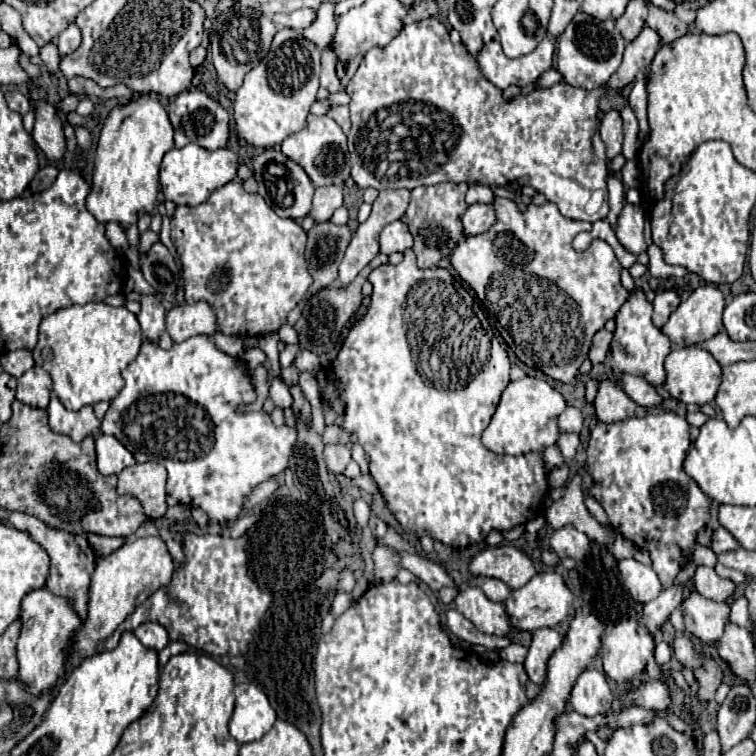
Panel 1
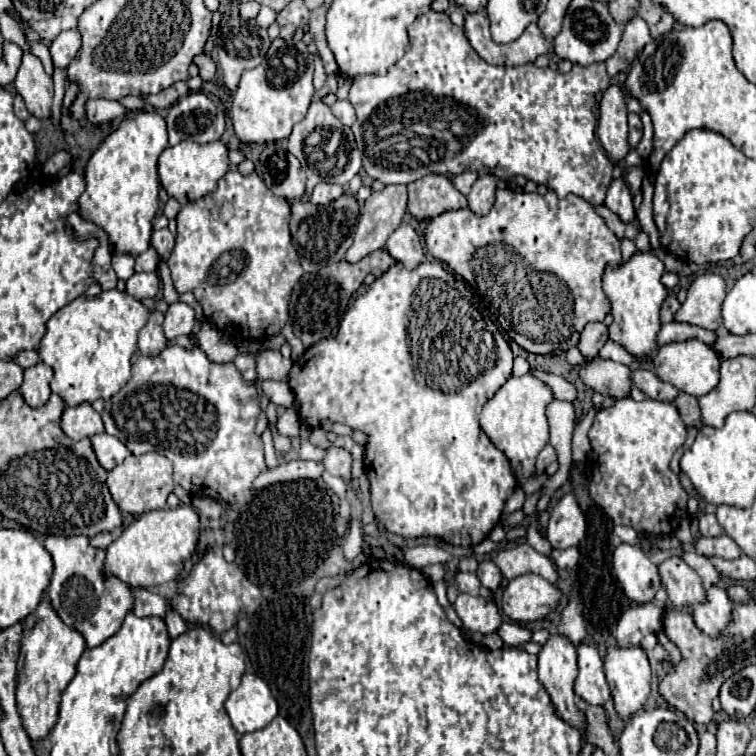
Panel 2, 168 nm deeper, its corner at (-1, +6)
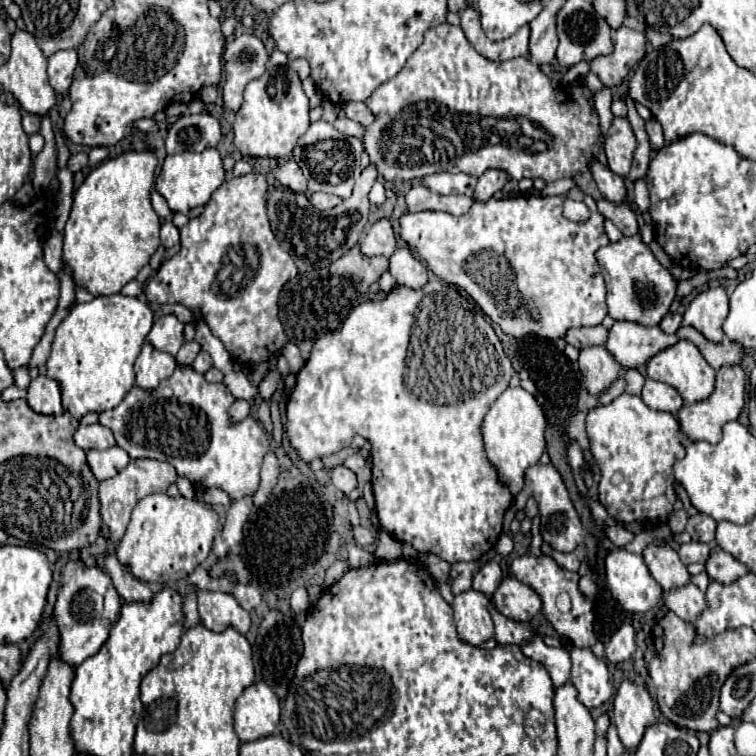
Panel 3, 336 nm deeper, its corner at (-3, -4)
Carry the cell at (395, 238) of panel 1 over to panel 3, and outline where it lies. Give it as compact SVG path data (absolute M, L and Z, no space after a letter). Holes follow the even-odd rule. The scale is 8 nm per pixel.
M407 246L399 248L391 256L389 272L397 278L397 284L413 288L413 290L421 290L429 280L427 266L419 258L415 258Z

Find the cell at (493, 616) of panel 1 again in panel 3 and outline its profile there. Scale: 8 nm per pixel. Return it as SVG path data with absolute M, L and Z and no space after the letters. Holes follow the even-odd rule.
M473 588L459 592L453 600L453 620L457 626L457 634L471 646L481 646L495 634L487 602L487 596Z

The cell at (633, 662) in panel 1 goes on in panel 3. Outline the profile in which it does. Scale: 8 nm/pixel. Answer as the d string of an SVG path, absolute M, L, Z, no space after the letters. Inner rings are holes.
M629 680L621 682L613 700L613 722L623 746L633 754L645 734L645 728L655 722L653 702L647 688L639 688Z

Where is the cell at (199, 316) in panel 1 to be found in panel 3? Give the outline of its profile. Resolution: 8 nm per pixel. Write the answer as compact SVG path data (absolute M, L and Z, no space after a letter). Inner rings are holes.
M161 316L151 332L145 338L155 350L167 352L171 356L177 356L177 350L183 344L183 324L175 316Z

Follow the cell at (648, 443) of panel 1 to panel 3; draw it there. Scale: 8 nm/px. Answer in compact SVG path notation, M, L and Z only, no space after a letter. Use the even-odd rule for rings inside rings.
M625 392L605 406L591 408L585 424L591 440L591 454L595 464L601 468L599 502L607 508L607 512L623 524L643 520L665 522L677 500L673 490L673 464L685 454L679 440L681 432L677 418L669 412L651 410L639 396ZM657 472L665 478L665 494L645 500L645 486Z

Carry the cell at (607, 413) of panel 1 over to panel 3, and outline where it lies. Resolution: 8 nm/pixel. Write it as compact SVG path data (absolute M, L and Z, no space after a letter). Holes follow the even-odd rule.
M587 346L579 352L579 370L589 394L599 394L619 376L621 364L605 346Z

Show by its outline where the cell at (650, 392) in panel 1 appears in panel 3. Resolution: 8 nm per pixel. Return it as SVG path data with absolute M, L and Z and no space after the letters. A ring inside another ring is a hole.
M651 378L645 380L641 398L649 408L671 412L671 414L675 414L679 410L679 406L683 406L683 398L677 394L675 388L667 386L663 382L655 382Z

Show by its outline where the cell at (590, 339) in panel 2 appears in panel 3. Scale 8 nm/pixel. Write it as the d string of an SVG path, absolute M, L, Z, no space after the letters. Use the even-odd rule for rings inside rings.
M603 324L597 326L581 326L581 328L569 328L565 334L565 342L575 346L575 348L583 348L583 346L591 346L591 344L599 344L603 346L607 342L607 328Z

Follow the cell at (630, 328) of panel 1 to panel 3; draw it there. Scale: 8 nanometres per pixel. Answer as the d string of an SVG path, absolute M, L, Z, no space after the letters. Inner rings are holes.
M641 234L623 236L619 242L609 242L597 252L597 262L607 284L607 306L613 320L629 320L645 326L657 326L669 312L677 292L677 280L653 256L651 248L641 240Z

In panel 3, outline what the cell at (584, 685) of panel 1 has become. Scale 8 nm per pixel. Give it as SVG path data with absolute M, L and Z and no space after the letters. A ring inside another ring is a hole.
M569 650L573 670L571 670L571 684L577 688L577 698L587 708L595 708L605 704L613 692L613 676L605 664L605 660L595 658L591 650Z

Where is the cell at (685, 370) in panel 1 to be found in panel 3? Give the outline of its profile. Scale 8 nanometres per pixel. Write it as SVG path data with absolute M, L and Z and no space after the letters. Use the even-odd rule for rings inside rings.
M679 340L677 344L673 344L669 348L663 348L653 358L649 358L647 360L647 376L651 380L659 380L659 382L665 382L671 388L675 388L687 404L709 398L711 390L715 390L715 370L699 354L697 346L687 342L687 340Z

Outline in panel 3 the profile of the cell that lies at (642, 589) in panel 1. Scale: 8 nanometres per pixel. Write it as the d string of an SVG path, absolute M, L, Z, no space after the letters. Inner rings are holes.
M627 550L609 552L605 558L607 586L627 612L647 612L661 600L663 588L655 582L641 554Z

